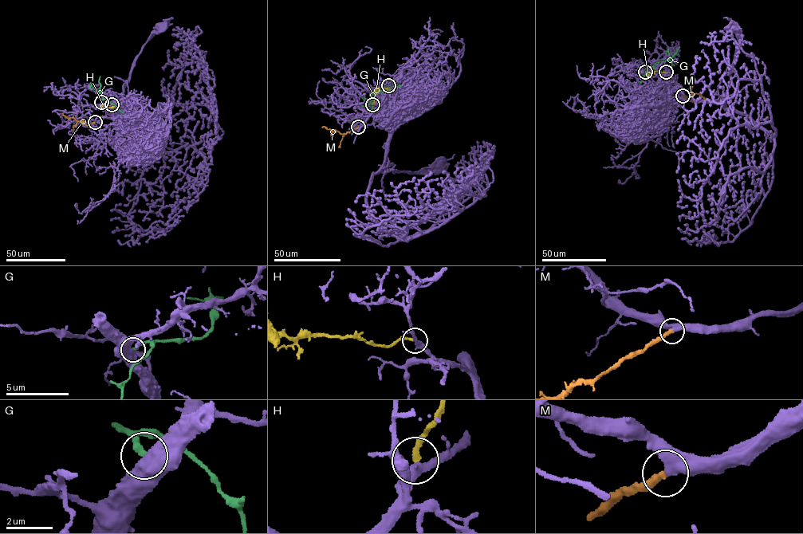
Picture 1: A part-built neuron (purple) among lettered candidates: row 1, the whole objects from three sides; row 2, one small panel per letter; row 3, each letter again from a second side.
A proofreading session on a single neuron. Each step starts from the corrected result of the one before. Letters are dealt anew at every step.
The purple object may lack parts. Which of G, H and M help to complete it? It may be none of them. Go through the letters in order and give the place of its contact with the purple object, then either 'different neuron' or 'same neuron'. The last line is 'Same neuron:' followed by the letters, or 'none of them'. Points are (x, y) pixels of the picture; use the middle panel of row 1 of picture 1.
G: (388, 85) | different neuron
H: (372, 104) | different neuron
M: (358, 127) | same neuron
Same neuron: M

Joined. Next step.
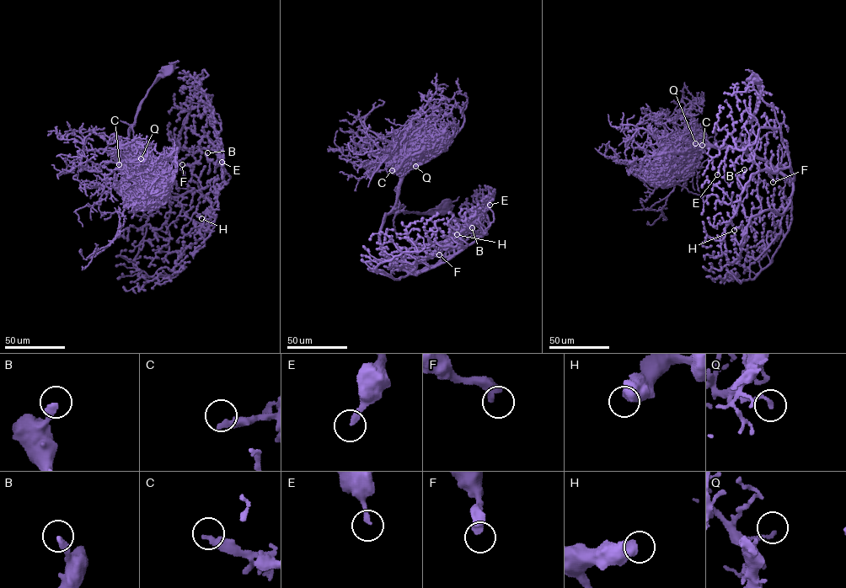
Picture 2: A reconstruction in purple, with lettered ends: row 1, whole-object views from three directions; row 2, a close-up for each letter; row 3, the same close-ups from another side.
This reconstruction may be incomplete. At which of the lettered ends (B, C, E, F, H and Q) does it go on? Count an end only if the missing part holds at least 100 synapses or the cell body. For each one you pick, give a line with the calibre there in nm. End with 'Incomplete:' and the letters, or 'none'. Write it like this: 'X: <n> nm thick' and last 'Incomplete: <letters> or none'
Incomplete: none

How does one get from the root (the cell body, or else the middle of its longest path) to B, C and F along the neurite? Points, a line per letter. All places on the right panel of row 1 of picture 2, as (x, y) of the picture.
B: (752, 77), (759, 97), (745, 152), (794, 178), (788, 168), (764, 169), (743, 188), (737, 178), (744, 169)
C: (752, 77), (758, 80), (759, 97), (746, 143), (705, 146), (702, 152), (702, 145)
F: (752, 77), (758, 80), (759, 97), (745, 149), (792, 180), (790, 168), (773, 173), (768, 166), (773, 182)

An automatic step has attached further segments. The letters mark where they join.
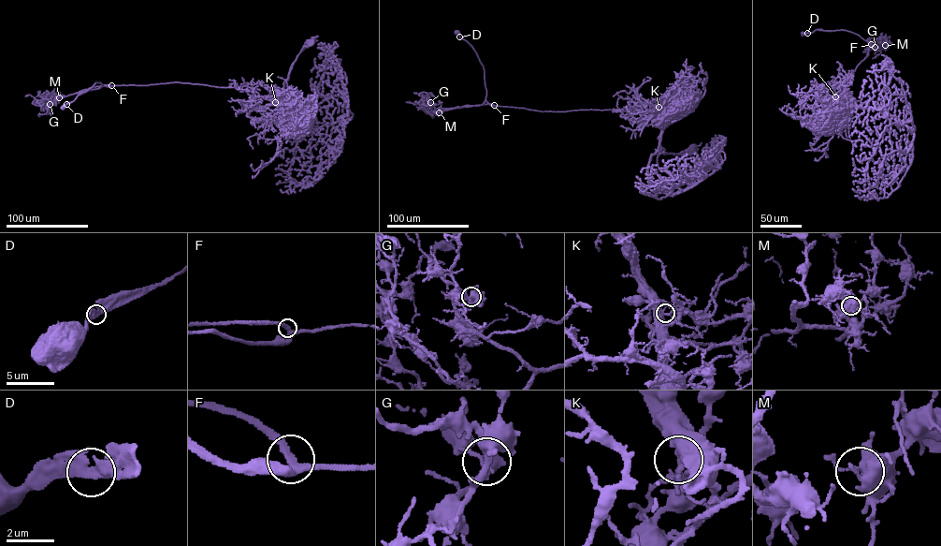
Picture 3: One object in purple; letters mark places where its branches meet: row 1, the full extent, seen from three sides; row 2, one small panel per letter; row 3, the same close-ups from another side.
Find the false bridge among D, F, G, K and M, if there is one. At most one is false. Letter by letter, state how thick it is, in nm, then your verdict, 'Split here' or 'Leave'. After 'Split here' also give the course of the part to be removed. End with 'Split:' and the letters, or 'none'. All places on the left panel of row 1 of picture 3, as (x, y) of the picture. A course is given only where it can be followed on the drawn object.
D: Thickness 360 nm. Leave
F: Thickness 220 nm. Leave
G: Thickness 360 nm. Leave
K: Thickness 360 nm. Split here. Course of the part to remove: (275, 102), (249, 95), (240, 88), (176, 82), (92, 87), (54, 100), (45, 108), (32, 95), (25, 96)
M: Thickness 440 nm. Leave
Split: K

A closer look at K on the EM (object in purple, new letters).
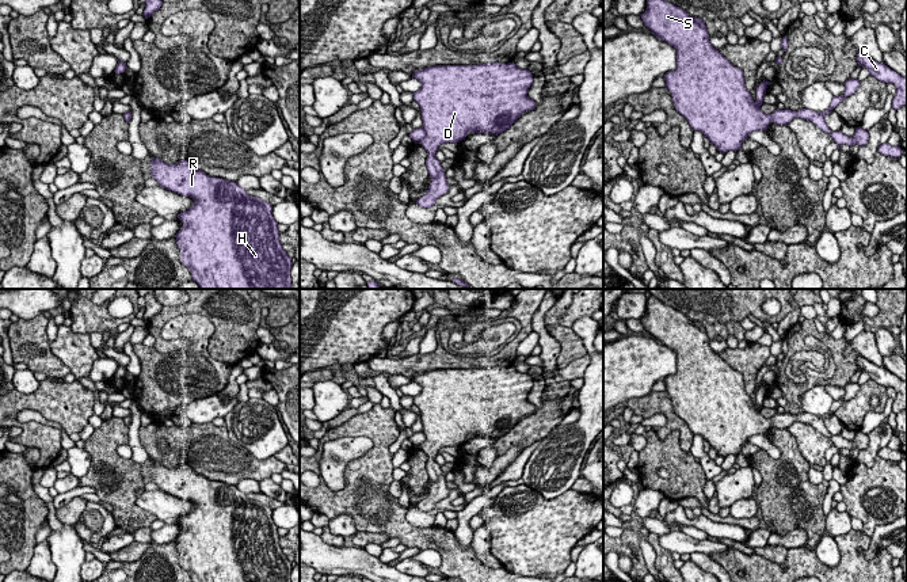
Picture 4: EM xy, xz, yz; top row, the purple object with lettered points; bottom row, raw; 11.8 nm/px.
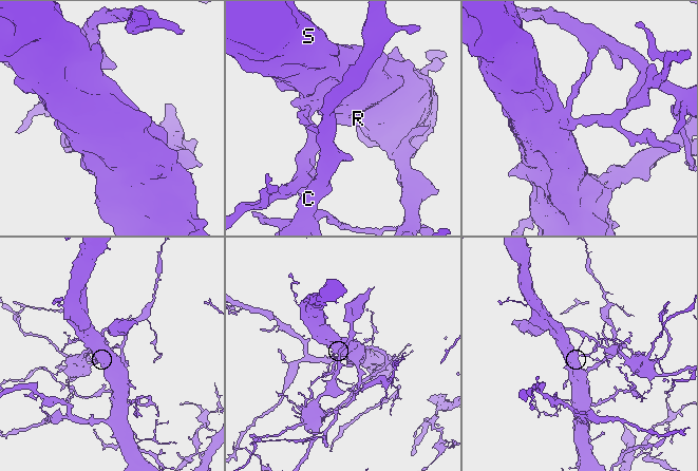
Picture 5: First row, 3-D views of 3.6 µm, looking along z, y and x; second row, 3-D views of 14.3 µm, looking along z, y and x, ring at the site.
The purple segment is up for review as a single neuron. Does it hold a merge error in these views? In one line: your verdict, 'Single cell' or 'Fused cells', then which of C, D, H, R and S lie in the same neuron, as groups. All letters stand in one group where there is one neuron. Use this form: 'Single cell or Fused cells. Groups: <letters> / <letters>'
Fused cells. Groups: C / D H R S

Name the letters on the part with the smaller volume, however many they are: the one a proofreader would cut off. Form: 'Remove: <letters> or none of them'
Remove: C

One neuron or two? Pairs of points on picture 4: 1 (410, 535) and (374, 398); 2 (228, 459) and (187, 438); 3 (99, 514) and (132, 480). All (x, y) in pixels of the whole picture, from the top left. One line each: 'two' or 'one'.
1: two
2: one
3: two

